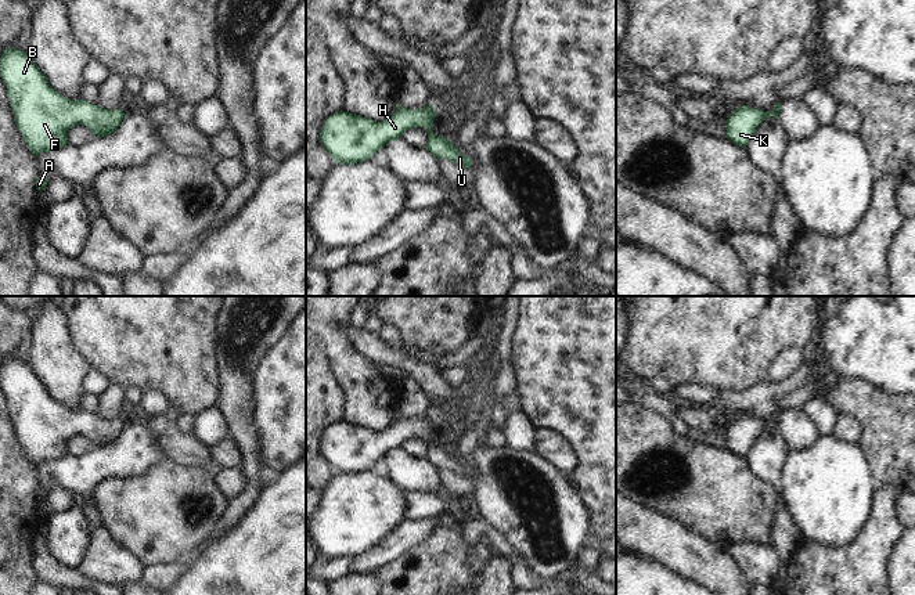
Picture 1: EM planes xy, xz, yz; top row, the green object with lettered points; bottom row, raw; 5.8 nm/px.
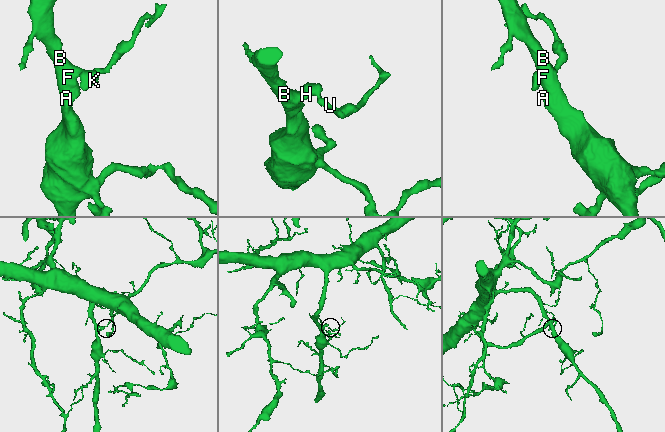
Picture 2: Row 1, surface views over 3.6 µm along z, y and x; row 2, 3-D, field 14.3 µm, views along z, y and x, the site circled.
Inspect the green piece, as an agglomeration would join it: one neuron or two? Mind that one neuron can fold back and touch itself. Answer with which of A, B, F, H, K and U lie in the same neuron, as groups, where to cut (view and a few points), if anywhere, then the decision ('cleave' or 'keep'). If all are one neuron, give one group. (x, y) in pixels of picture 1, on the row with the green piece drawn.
A B F H K U | no cut | keep

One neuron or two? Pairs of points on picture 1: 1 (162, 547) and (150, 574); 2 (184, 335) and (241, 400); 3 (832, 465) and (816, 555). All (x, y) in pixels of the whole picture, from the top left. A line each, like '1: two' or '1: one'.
1: two
2: two
3: two

